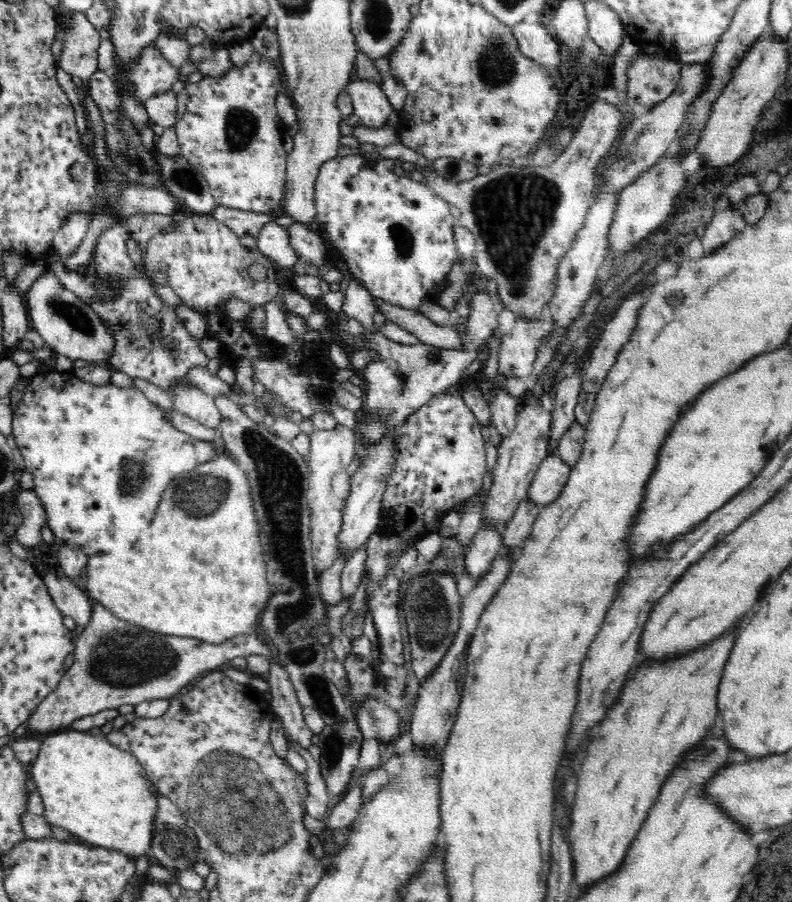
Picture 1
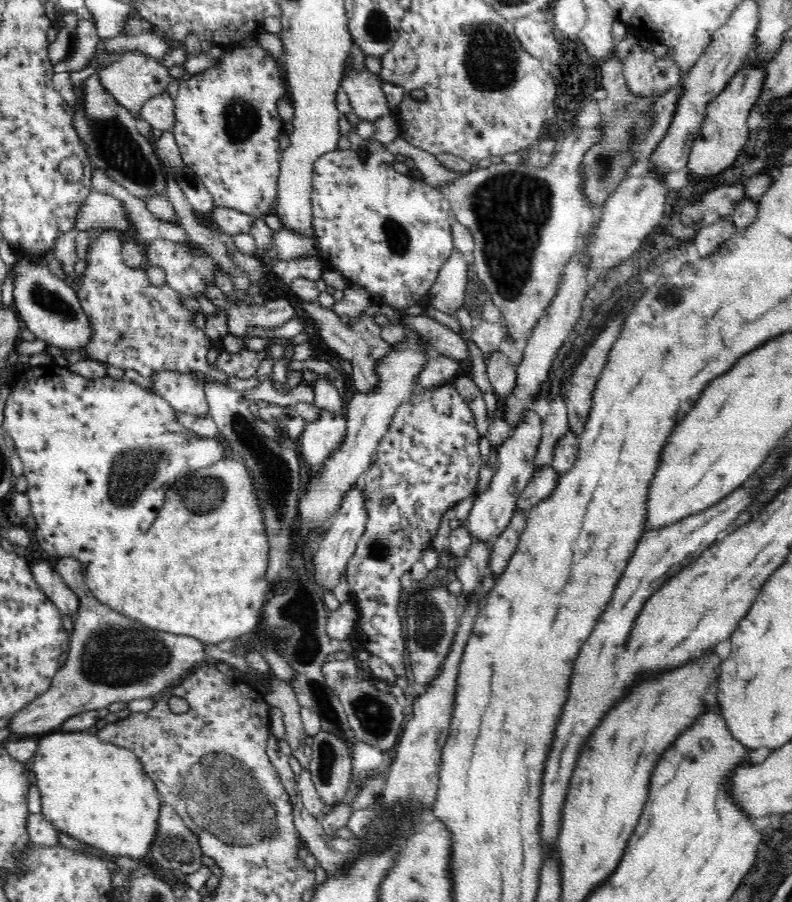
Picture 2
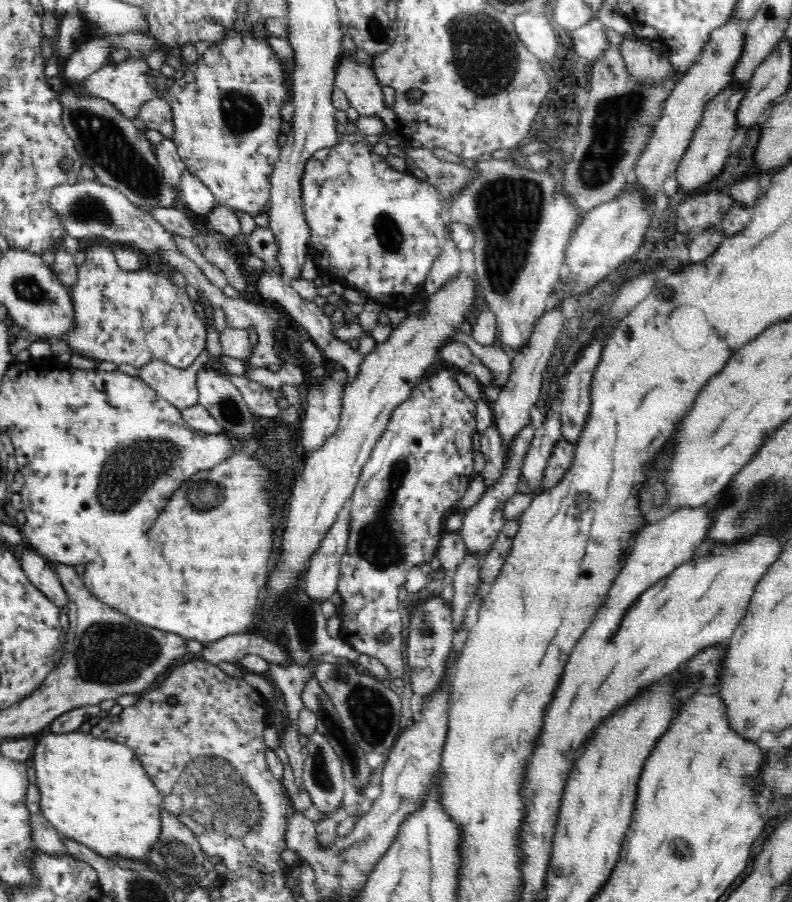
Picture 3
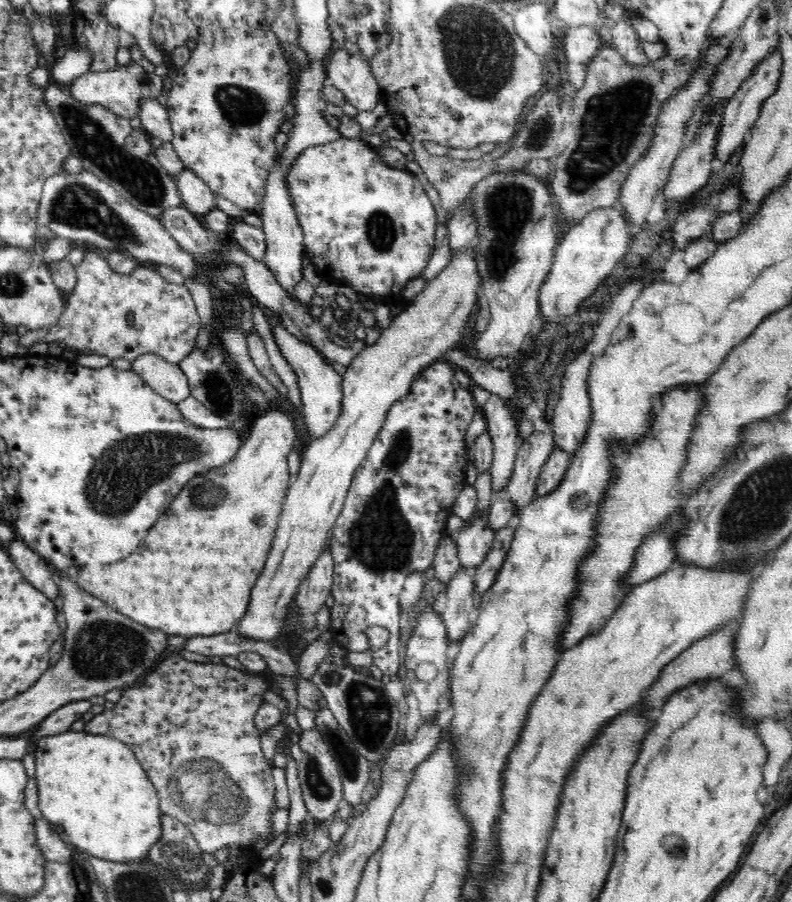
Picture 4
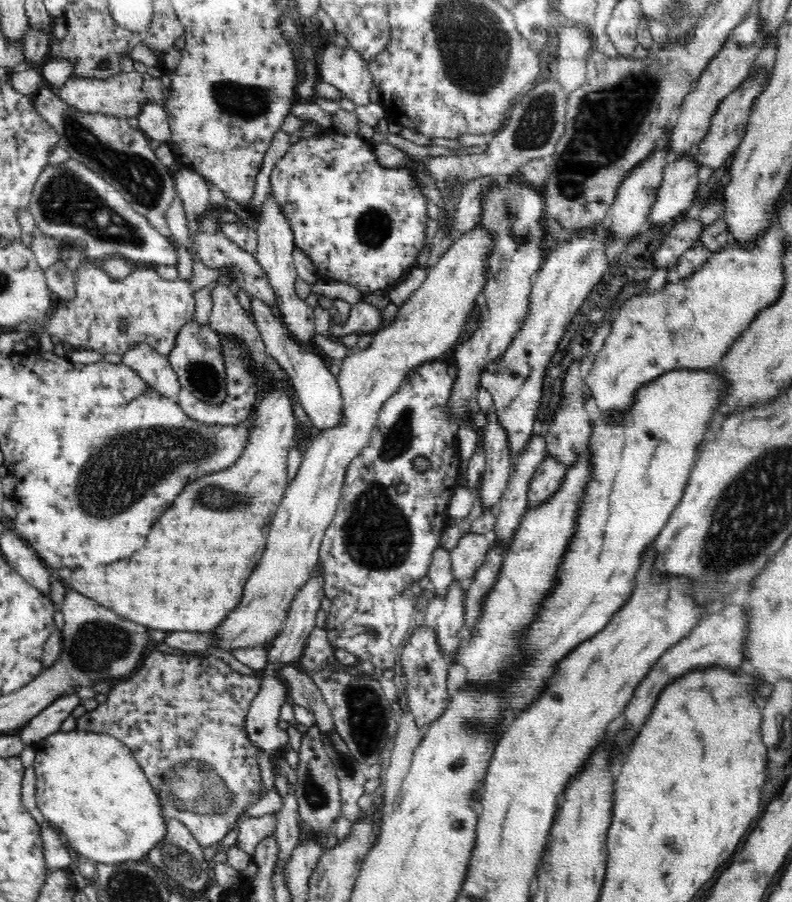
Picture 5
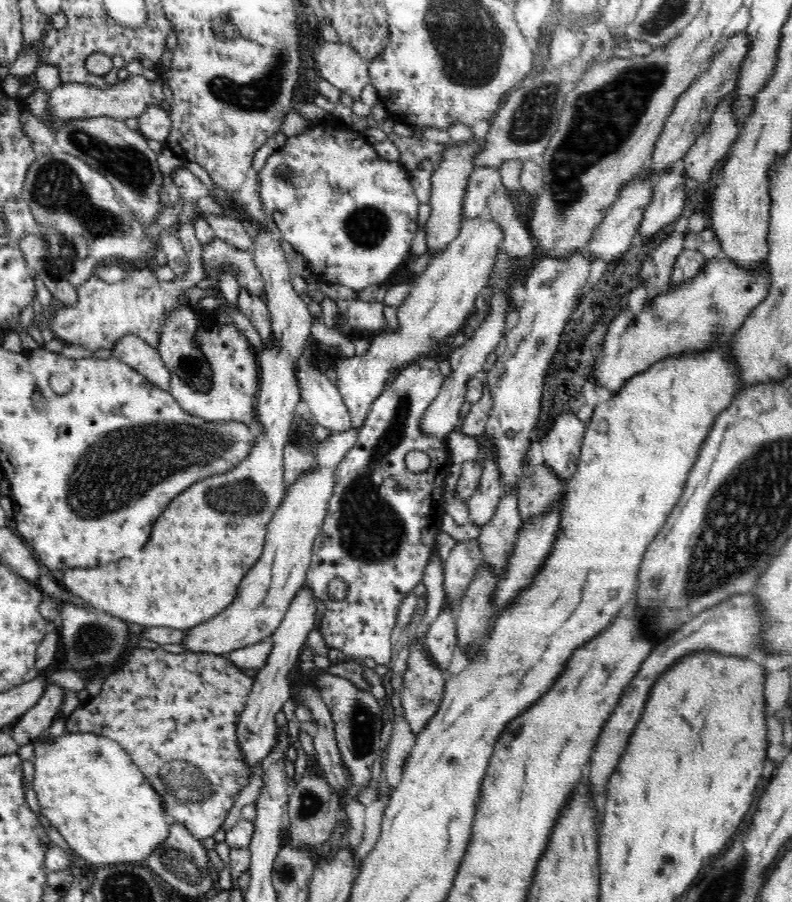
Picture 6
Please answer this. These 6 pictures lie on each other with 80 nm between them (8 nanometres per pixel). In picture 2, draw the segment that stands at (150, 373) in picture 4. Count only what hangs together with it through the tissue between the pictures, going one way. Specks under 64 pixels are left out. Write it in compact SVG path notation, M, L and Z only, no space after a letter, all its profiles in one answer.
M156 372L150 376L155 392L166 399L176 412L210 418L206 393L194 372Z

